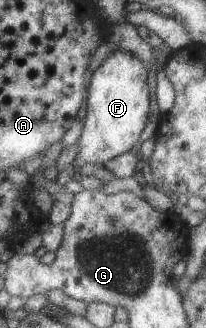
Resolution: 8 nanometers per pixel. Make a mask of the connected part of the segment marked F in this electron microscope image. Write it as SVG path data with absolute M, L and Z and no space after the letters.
M115 50L110 53L91 75L86 107L85 131L81 137L79 151L80 167L83 163L107 163L131 151L143 129L151 109L151 85L148 65L129 50Z

